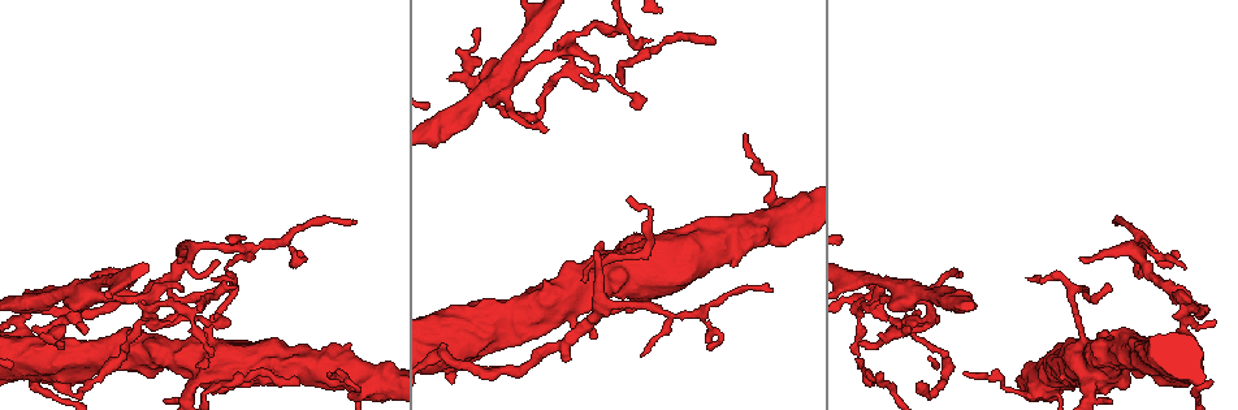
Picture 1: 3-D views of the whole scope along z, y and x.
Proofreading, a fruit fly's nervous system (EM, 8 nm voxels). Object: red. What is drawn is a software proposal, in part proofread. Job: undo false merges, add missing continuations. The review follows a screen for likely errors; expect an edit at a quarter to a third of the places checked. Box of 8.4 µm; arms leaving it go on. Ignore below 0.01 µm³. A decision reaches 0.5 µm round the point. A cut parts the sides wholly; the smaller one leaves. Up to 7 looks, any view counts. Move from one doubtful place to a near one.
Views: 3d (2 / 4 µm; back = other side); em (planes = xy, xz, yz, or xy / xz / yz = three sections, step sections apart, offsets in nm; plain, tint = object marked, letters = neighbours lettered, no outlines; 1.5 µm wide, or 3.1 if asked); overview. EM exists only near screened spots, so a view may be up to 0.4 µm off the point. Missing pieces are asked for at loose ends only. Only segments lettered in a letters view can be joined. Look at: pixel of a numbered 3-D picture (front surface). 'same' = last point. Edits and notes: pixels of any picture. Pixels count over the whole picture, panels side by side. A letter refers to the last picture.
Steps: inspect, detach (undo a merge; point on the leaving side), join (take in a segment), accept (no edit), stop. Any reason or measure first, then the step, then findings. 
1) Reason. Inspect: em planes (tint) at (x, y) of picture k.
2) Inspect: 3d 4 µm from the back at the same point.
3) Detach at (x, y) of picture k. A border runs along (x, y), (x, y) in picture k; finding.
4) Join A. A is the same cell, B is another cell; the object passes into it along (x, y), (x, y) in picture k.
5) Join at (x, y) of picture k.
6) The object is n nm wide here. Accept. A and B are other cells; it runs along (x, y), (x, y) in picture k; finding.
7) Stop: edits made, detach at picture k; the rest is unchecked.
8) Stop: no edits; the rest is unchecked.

Calibre changes. Inspect: em planes (tint) at (504, 90) of picture 1.

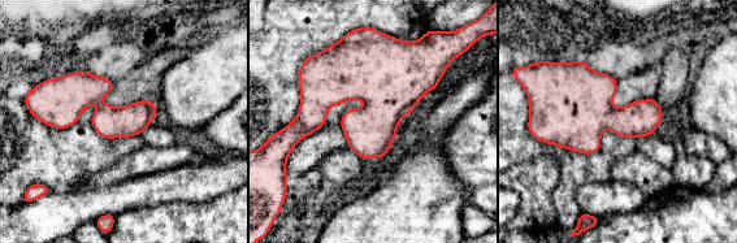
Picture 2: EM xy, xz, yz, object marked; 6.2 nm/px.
Inspect: em planes (letters) at the same point.

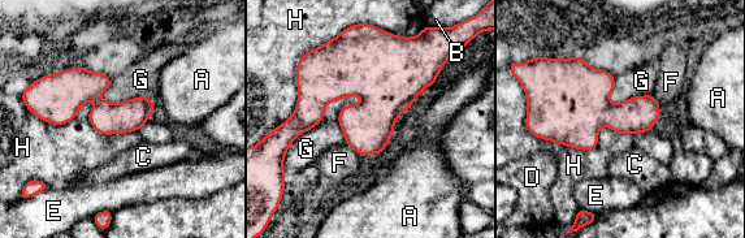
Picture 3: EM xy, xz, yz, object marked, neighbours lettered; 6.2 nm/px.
The object is 190 nm wide here. Accept. A, B, C, D, E, F, G and H are other cells; a border runs along (151, 98), (94, 96), (76, 116) in picture 3; continuous, no second cell.

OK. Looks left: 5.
Free end. Inspect: 3d 4 µm at (179, 291) of picture 1.

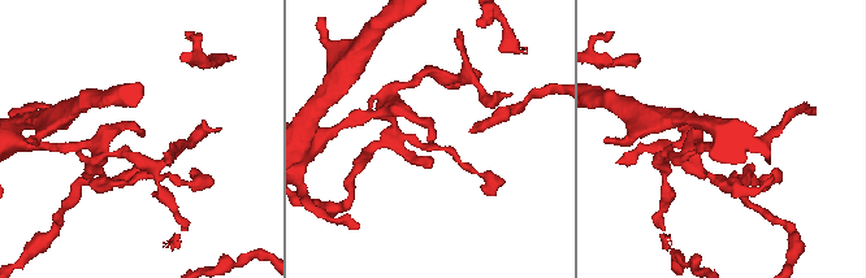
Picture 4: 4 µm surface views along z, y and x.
Need the tissue. Inspect: em planes (letters) at (140, 134) of picture 4.

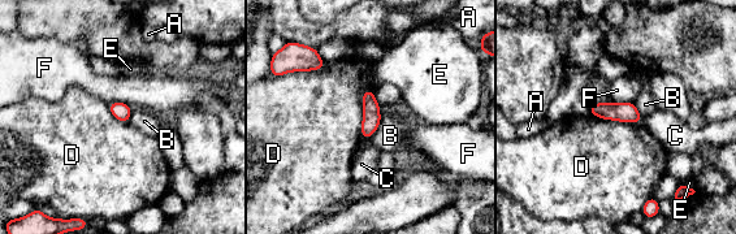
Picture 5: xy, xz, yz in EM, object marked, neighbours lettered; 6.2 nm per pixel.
Accept. A, B, C, D, E and F are other cells; none of them fits.

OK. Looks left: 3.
Tapers out. Inspect: em planes (plain) at (171, 289) of picture 1.

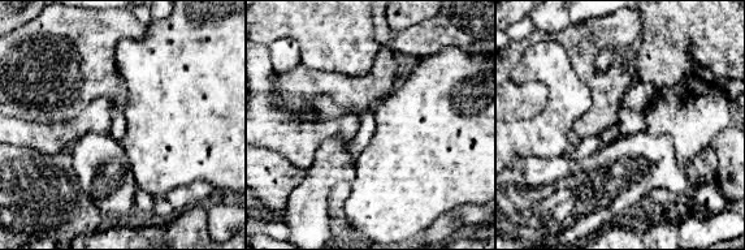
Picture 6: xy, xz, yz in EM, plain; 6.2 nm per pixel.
See the neighbours. Inspect: em planes (letters) at the same point.

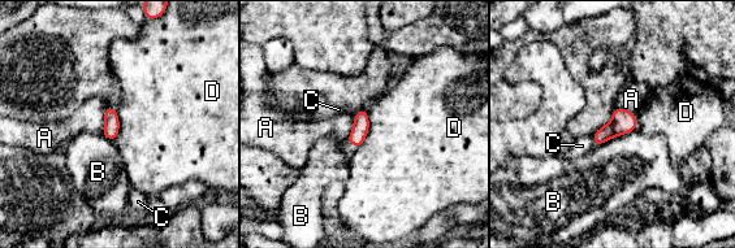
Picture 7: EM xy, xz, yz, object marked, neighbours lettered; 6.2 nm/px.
Accept. A, B, C and D are other cells; a border runs along (368, 111), (368, 133), (357, 148) in picture 7; no lettered segment goes on from it.

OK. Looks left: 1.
Stop: no edits; the rest is unchecked.

